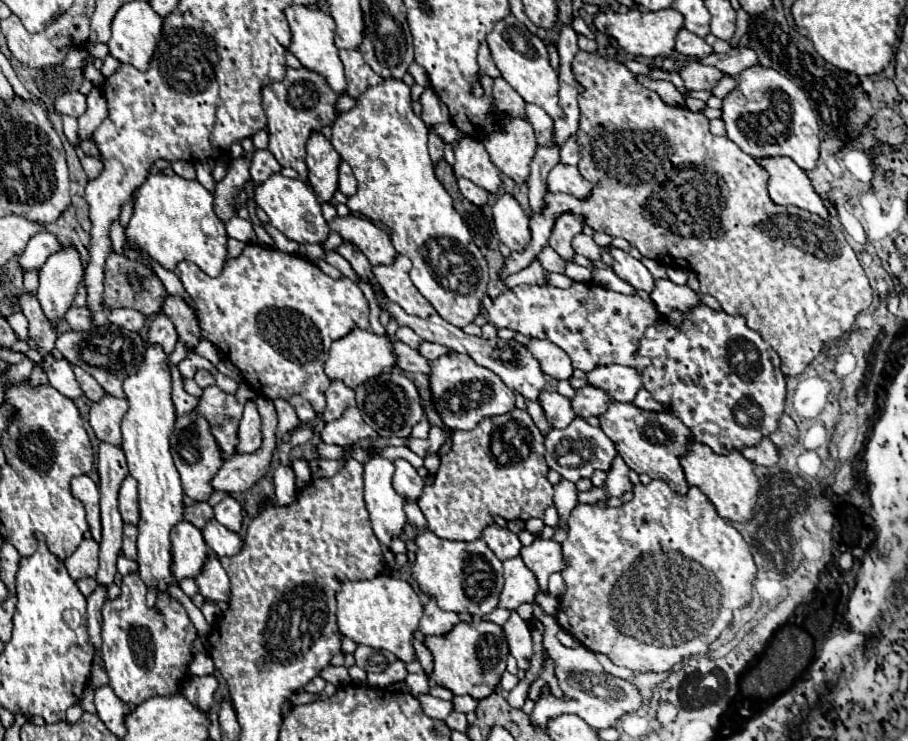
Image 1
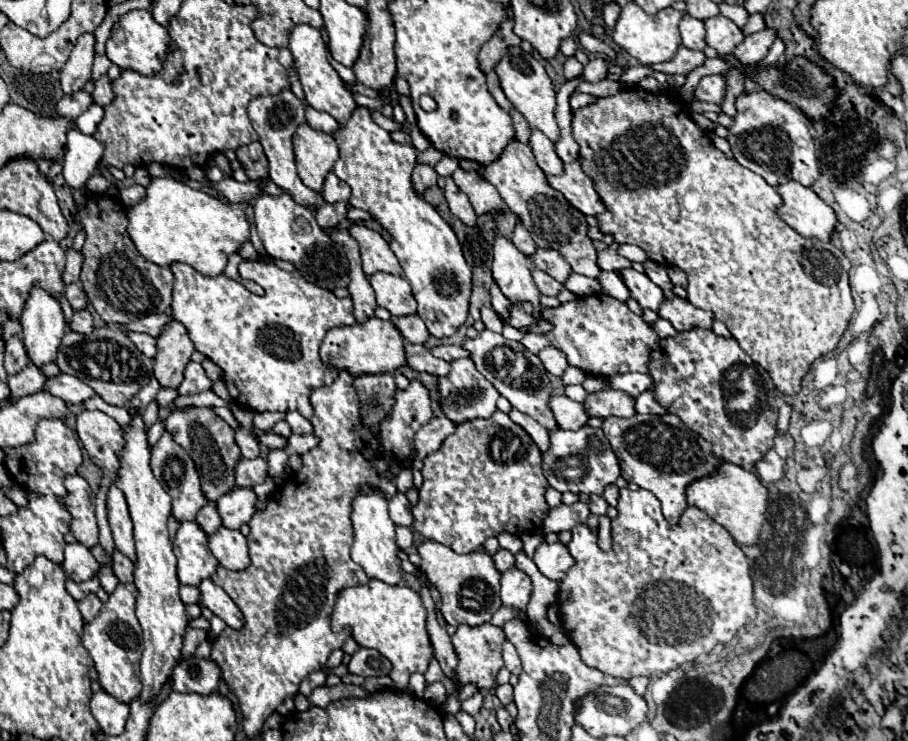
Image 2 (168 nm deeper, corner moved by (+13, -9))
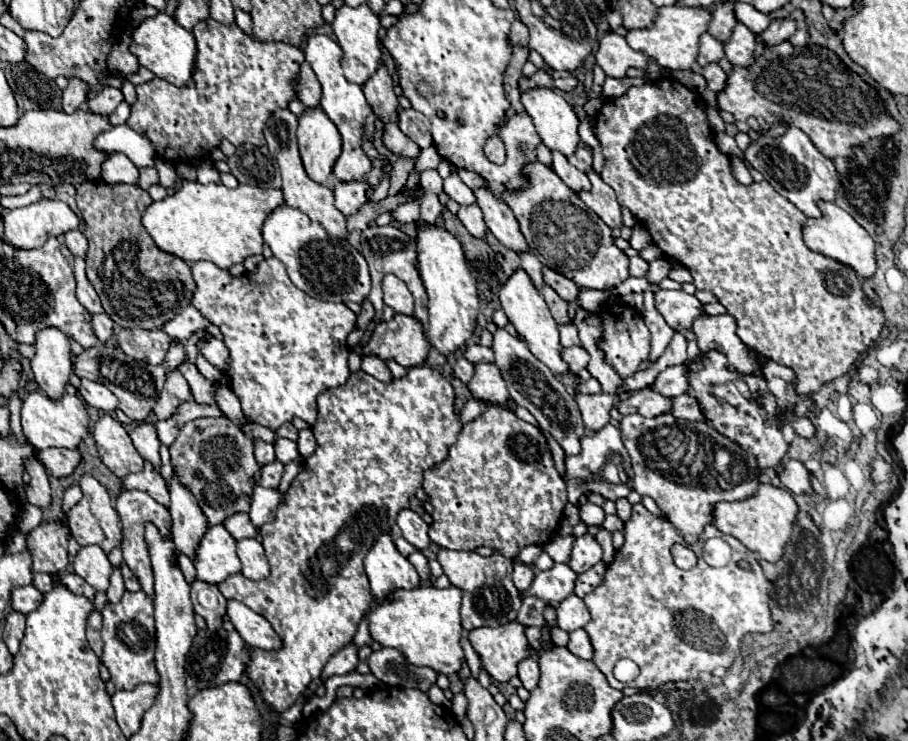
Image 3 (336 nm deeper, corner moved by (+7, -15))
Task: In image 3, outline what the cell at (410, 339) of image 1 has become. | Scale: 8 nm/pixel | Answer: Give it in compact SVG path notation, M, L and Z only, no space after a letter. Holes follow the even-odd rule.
M374 226L374 228L366 228L362 232L362 256L366 258L368 262L368 268L370 268L370 276L372 276L372 292L368 296L368 300L372 302L374 310L376 310L376 316L372 318L372 322L368 324L368 328L364 330L364 336L360 338L360 346L364 346L376 324L382 320L382 288L380 288L380 282L386 274L394 274L398 276L400 280L406 282L406 286L410 288L410 292L414 294L414 300L416 300L416 308L414 308L414 318L418 318L422 322L422 326L426 328L426 320L428 320L428 308L426 308L426 290L424 290L424 284L422 284L422 278L420 278L420 272L416 268L416 256L418 256L418 250L416 250L416 240L412 240L408 234L404 234L402 230L394 228L394 226Z

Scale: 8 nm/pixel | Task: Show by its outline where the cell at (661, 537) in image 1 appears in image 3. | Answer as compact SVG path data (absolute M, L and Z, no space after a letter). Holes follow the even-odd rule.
M634 504L632 518L626 522L626 542L622 550L614 554L612 564L606 570L604 582L584 596L584 602L592 614L592 620L586 626L586 632L590 634L590 640L594 644L594 658L592 662L598 666L598 670L608 678L612 688L626 688L628 684L622 684L614 678L612 668L620 658L630 658L640 666L640 674L634 680L634 688L656 688L664 686L666 682L674 680L698 680L702 672L712 672L714 668L730 668L734 662L734 656L740 650L742 638L746 634L768 634L774 630L774 622L768 608L768 580L762 574L762 568L756 560L756 554L748 550L740 540L722 534L716 526L706 526L702 532L698 544L694 544L694 552L698 556L698 566L692 570L680 570L670 554L670 546L674 542L684 544L684 538L680 532L668 522L652 516L642 504ZM708 538L722 538L732 548L732 558L724 568L712 568L702 558L702 546ZM738 560L748 560L750 570L738 568Z

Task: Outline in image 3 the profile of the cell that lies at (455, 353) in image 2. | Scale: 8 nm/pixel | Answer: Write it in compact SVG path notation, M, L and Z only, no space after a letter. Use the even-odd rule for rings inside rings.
M480 344L468 346L466 352L464 352L464 356L466 356L470 362L474 362L474 364L478 364L478 362L494 362L494 352L492 352L492 348L480 346Z

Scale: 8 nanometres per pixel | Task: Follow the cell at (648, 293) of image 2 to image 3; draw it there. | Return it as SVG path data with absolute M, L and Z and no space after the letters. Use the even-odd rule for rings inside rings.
M660 290L656 292L656 306L664 320L678 332L692 330L692 322L704 314L704 304L686 294L684 290Z

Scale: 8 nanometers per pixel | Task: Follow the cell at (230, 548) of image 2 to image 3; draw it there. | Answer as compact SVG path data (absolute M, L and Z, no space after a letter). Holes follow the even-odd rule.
M238 540L238 558L242 562L242 574L250 580L264 580L270 574L270 564L264 556L264 548L258 540Z

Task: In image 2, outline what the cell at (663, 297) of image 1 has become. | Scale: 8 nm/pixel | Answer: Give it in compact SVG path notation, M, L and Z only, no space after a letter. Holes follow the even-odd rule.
M678 296L672 300L664 300L664 304L658 310L658 316L668 320L678 332L690 330L692 326L710 328L714 320L712 312L694 308L686 298L678 298Z

